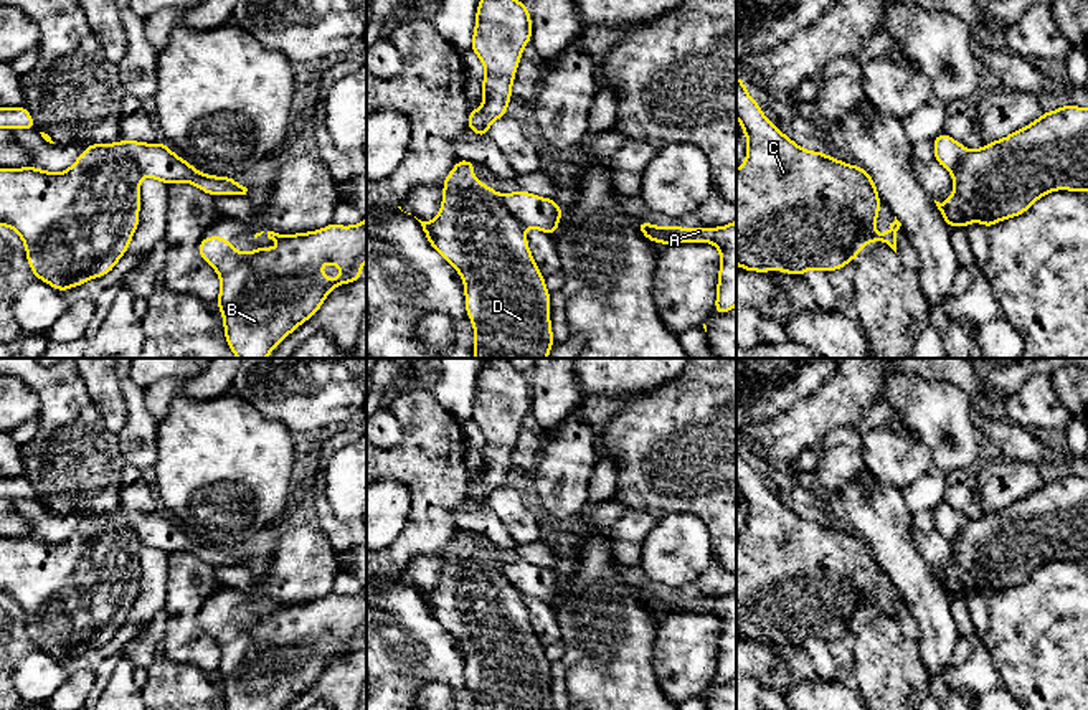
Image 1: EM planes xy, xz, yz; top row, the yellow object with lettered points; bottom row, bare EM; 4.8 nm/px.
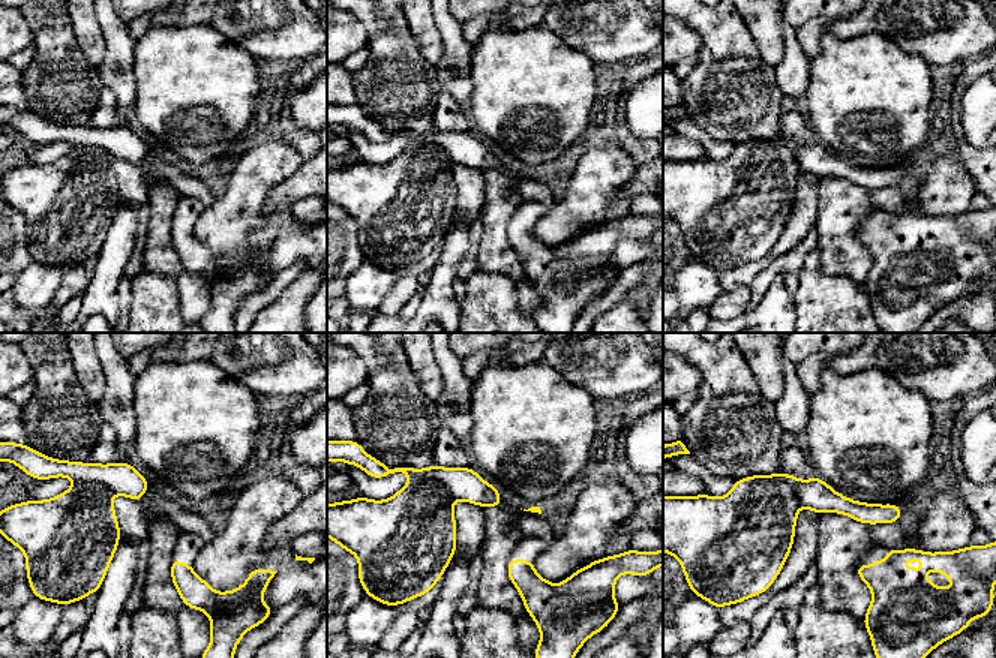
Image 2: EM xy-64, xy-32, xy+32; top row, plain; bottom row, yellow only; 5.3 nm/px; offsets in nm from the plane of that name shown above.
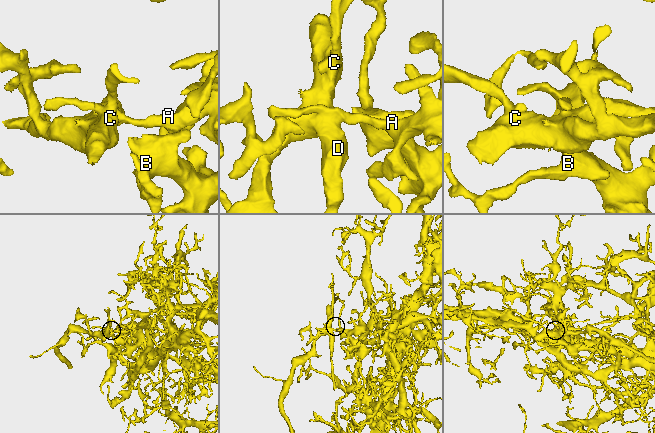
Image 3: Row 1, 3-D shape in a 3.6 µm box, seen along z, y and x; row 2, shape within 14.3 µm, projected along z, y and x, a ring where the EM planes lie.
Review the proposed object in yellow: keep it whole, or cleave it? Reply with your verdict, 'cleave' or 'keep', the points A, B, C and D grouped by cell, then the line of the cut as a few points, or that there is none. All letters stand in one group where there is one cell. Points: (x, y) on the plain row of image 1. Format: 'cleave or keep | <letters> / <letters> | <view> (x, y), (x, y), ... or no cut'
keep | A B C D | no cut

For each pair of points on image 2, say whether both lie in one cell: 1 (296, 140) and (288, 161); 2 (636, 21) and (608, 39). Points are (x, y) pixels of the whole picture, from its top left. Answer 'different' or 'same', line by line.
1: different
2: same

